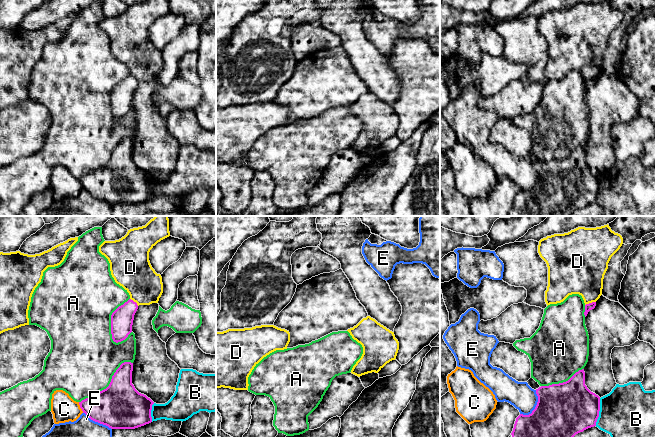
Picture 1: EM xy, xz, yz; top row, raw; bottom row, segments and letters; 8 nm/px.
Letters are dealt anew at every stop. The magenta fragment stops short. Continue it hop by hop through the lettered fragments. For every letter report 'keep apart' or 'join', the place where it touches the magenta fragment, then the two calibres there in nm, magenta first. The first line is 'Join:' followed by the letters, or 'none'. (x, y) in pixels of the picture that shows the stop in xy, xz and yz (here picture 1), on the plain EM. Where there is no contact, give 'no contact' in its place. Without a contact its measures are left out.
Join: none
A: keep apart | xy (111, 96) | 180/500 nm
B: keep apart | yz (598, 188) | 420/440 nm
C: keep apart | xy (80, 183) | 300/200 nm
D: keep apart | yz (590, 79) | 60/340 nm
E: keep apart | yz (535, 183) | 440/200 nm

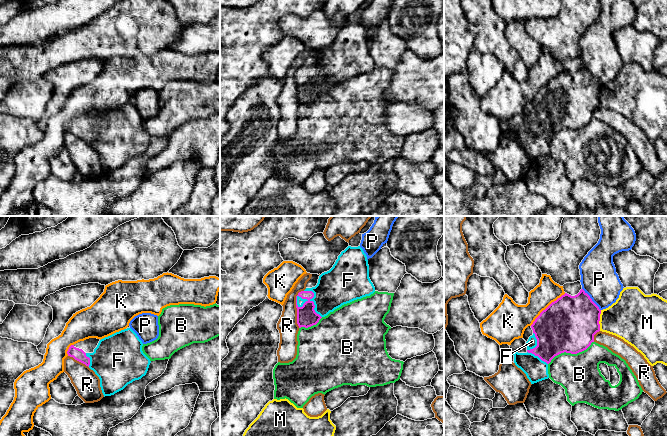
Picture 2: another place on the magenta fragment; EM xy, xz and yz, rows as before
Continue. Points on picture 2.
Join: F
B: keep apart | yz (570, 128) | 440/340 nm
F: join | xz (312, 77) | 160/300 nm
K: keep apart | yz (547, 83) | 440/200 nm
M: keep apart | yz (599, 96) | 440/360 nm
P: keep apart | yz (591, 75) | 420/300 nm
R: keep apart | xz (296, 83) | 160/160 nm

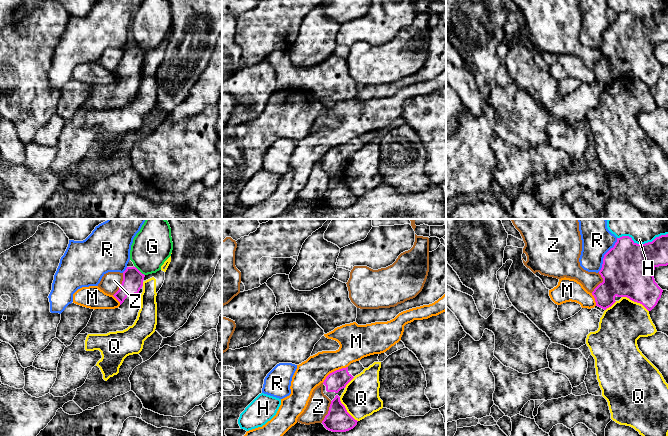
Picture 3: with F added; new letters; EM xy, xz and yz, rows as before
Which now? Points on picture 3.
Join: none
G: keep apart | xy (139, 47) | 160/320 nm
H: keep apart | yz (642, 20) | 420/160 nm
M: keep apart | xz (334, 147) | 160/220 nm
Q: keep apart | yz (635, 77) | 420/360 nm
R: keep apart | yz (604, 31) | 420/240 nm
Z: keep apart | xy (121, 60) | 160/160 nm

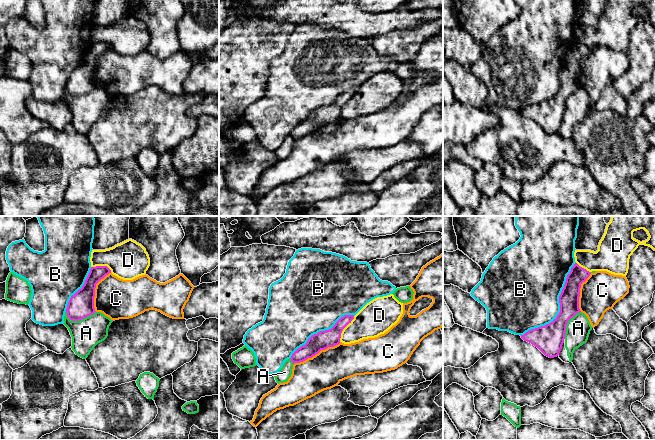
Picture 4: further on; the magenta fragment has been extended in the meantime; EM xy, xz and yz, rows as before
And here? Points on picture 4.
Join: none
A: keep apart | xy (80, 95) | 200/240 nm
B: keep apart | yz (560, 83) | 200/460 nm
C: keep apart | xz (317, 129) | 150/300 nm
D: keep apart | xz (343, 104) | 150/260 nm

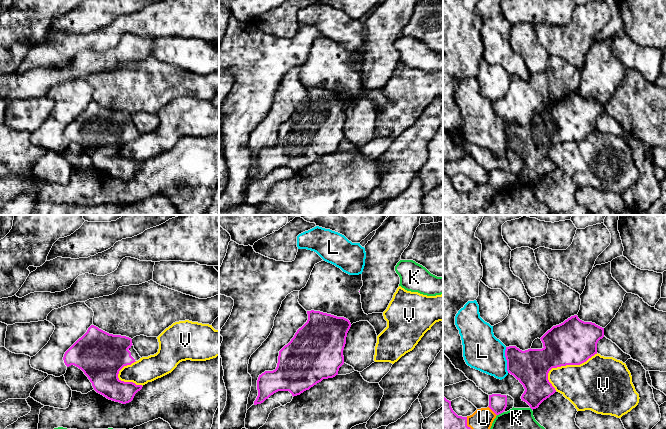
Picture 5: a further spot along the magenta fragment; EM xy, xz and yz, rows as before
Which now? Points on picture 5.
Join: U
K: keep apart | yz (500, 189) | 140/440 nm
L: keep apart | yz (506, 135) | 280/300 nm
U: join | yz (492, 186) | 140/180 nm
V: keep apart | yz (568, 140) | 360/380 nm

